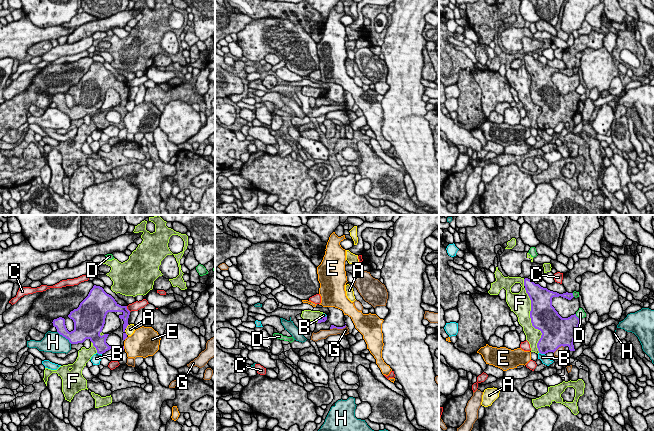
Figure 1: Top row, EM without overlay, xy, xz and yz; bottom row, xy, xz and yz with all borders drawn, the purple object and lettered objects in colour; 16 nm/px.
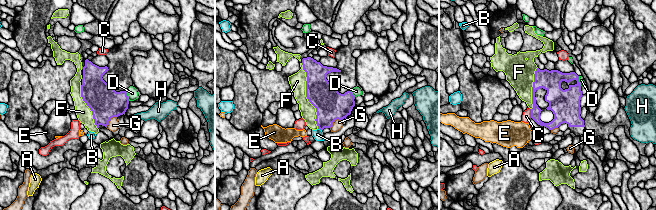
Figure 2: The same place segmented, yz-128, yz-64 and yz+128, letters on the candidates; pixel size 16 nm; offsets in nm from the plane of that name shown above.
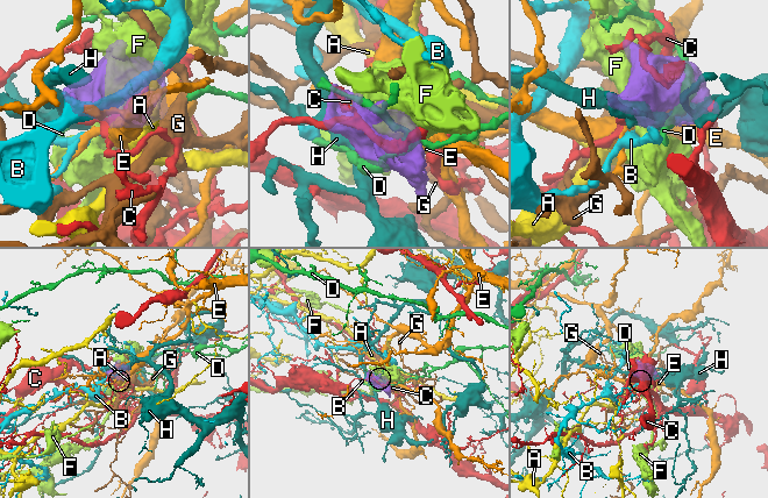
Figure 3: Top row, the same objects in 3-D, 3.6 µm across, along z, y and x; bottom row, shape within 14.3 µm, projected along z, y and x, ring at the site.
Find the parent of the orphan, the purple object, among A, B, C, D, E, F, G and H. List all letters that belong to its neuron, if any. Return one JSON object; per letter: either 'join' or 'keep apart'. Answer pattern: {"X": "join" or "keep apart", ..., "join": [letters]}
{"A": "keep apart", "B": "keep apart", "C": "keep apart", "D": "keep apart", "E": "keep apart", "F": "keep apart", "G": "keep apart", "H": "keep apart", "join": []}

